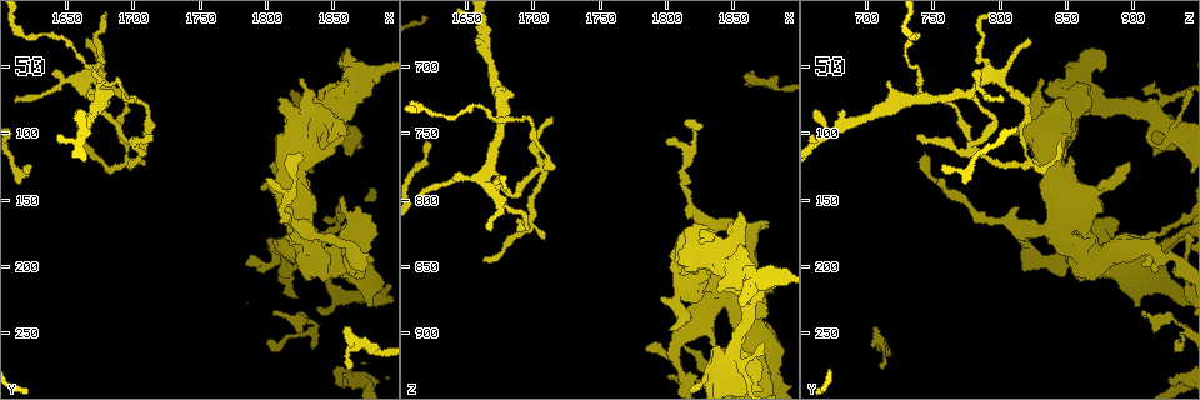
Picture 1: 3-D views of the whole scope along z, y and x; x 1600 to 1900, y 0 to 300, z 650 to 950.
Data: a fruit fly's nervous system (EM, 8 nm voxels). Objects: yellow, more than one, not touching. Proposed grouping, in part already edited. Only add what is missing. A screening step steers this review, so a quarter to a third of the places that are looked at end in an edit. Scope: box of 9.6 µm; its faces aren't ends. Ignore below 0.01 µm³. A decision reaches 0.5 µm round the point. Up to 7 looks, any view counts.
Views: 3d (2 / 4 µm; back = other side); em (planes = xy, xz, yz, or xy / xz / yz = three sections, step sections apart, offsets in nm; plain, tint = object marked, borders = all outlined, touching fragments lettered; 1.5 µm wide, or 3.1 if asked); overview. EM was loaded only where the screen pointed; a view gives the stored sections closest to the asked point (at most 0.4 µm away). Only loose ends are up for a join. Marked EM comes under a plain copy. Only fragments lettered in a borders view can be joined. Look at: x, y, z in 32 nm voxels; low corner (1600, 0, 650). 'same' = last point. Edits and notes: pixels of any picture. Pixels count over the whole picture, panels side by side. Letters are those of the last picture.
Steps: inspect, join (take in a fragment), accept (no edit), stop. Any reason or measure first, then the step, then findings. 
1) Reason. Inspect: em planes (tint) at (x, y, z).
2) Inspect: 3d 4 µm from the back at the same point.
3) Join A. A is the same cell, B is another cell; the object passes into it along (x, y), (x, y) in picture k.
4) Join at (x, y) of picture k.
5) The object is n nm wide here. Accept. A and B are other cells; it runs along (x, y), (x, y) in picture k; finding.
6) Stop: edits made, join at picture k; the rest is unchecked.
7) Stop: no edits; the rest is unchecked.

Branch stops here. Inspect: em yz step 4 (borders) at (1874, 198, 818).

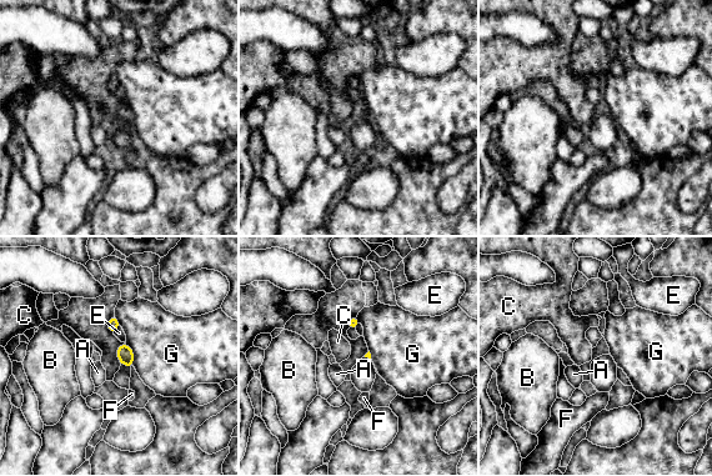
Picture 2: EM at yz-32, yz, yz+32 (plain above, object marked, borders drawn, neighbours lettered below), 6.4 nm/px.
Inspect: em planes (borders) at the same point.

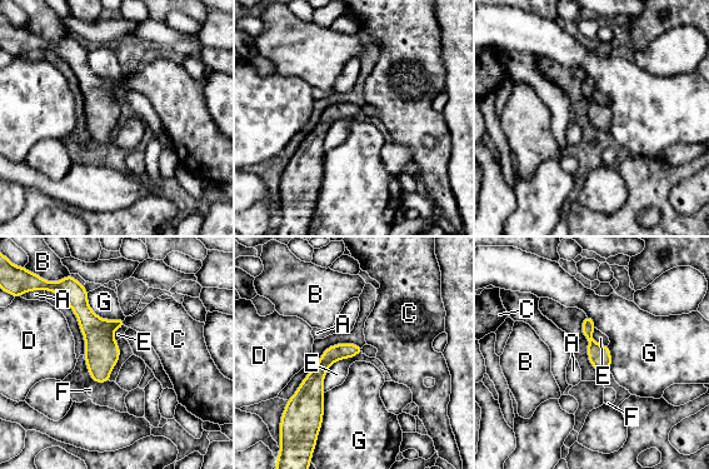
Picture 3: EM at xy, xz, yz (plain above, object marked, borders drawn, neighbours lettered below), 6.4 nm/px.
Join C. C is the same cell, A, B, D, E, F and G are other cells; it goes on there.

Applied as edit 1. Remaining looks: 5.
Free end. Inspect: em planes (borders) at (1860, 58, 844).

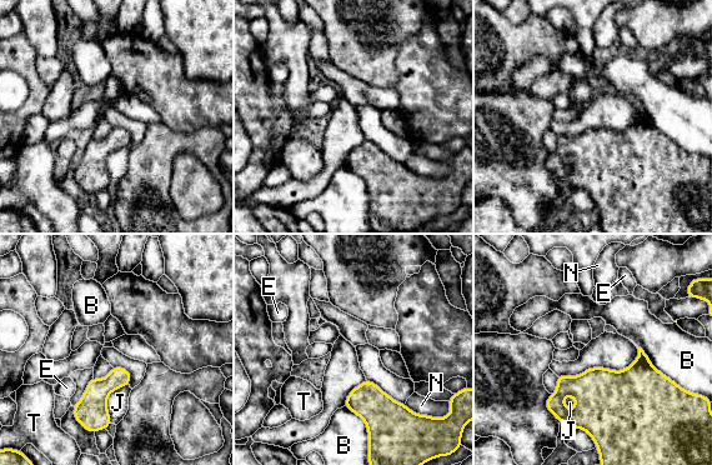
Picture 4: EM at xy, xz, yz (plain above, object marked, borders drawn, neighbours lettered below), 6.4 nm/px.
Accept. B, E, J, N and T are other cells; a border runs along (128, 384), (108, 398), (110, 423) in picture 4; none of them fits.

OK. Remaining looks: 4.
Tapers out. Inspect: 3d 4 µm at (1664, 108, 848).

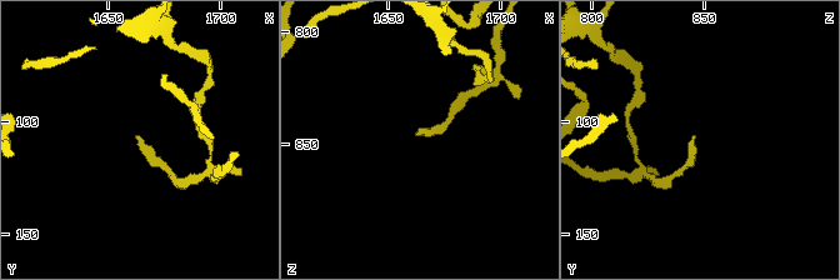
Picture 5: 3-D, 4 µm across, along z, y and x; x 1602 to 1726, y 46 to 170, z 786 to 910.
Inspect: em planes (tint) at (1663, 105, 846).

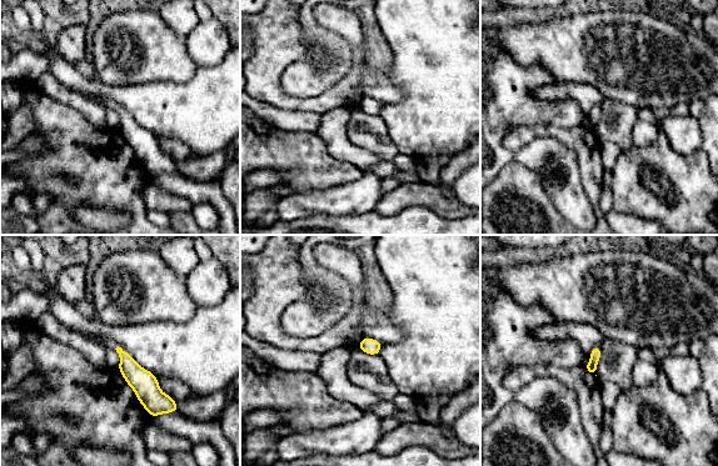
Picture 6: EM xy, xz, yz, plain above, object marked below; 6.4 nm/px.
What lies round it. Inspect: em planes (borders) at the same point.

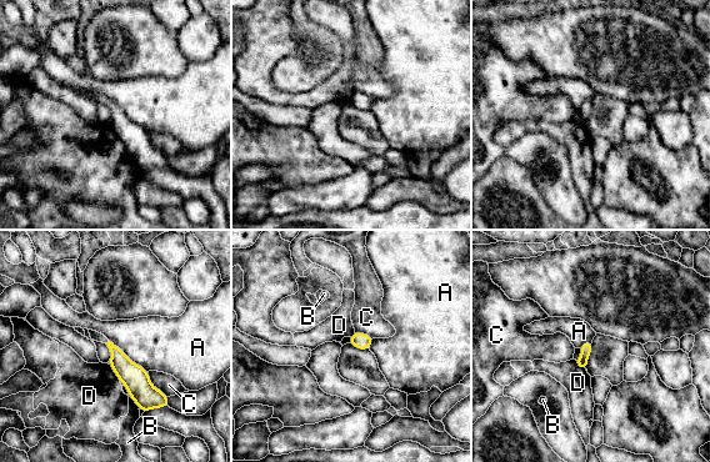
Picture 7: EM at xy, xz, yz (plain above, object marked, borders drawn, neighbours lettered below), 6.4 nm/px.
Accept. A, B, C and D are other cells; a border runs along (109, 340), (148, 372) in picture 7; none of them fits.

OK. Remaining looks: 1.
Stop: edits made, join at picture 3; the rest is unchecked.

